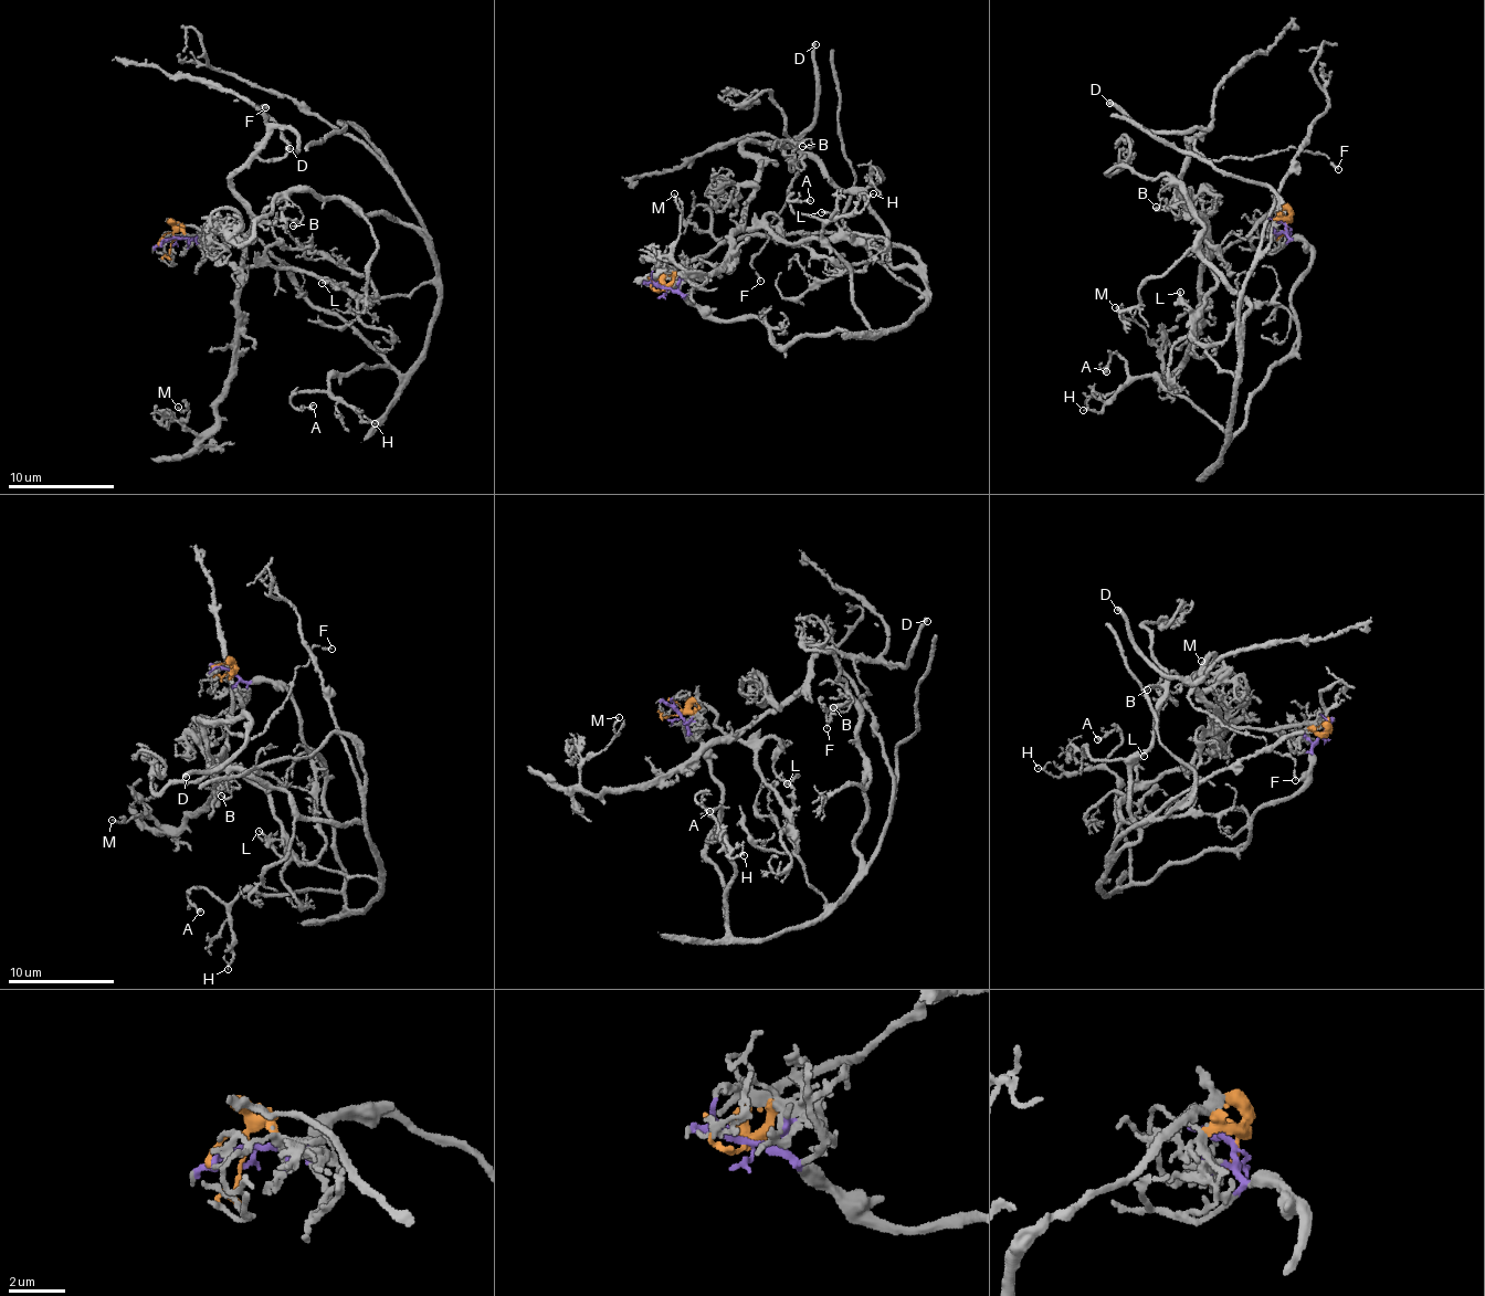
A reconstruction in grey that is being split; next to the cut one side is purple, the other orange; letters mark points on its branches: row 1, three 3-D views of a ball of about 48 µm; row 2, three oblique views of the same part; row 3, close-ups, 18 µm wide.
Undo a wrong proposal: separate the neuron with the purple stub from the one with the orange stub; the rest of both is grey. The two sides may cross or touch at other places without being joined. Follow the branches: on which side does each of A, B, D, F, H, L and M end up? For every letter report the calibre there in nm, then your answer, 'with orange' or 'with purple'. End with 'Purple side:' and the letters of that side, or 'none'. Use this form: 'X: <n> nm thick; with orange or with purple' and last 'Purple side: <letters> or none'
A: 190 nm thick; with purple
B: 130 nm thick; with purple
D: 320 nm thick; with orange
F: 180 nm thick; with orange
H: 120 nm thick; with purple
L: 170 nm thick; with orange
M: 130 nm thick; with orange
Purple side: A, B, H

